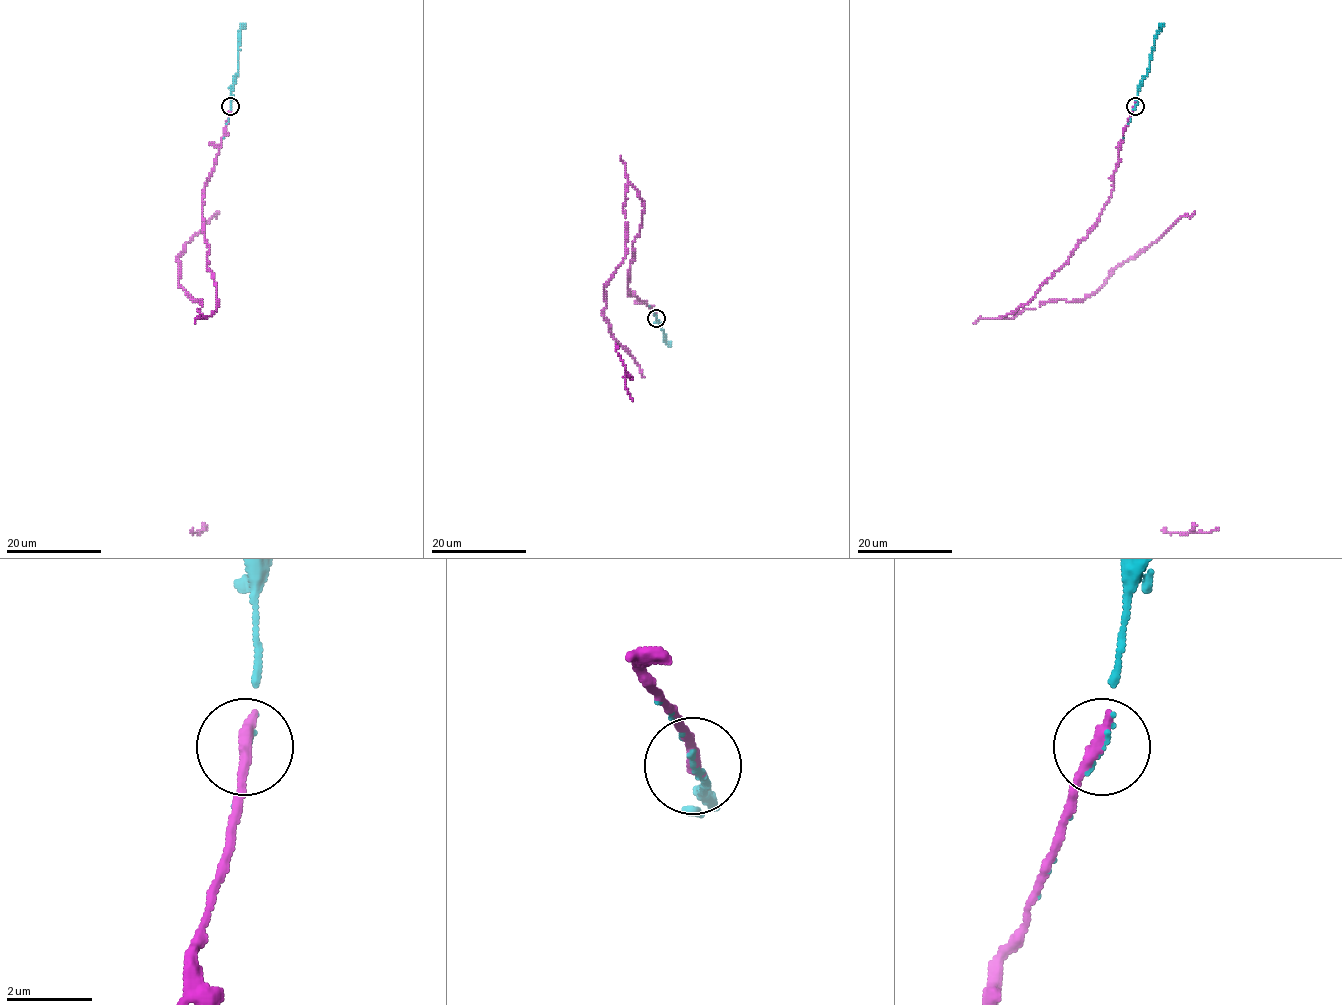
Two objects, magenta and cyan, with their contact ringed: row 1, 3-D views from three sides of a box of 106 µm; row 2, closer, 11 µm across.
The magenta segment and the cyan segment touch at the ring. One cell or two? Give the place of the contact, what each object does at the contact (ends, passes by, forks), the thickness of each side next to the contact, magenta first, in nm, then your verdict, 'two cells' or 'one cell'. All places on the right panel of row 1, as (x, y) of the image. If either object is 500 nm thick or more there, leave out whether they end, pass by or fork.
place (1135, 106); magenta ends; cyan ends; calibres 340 and 80 nm; one cell

